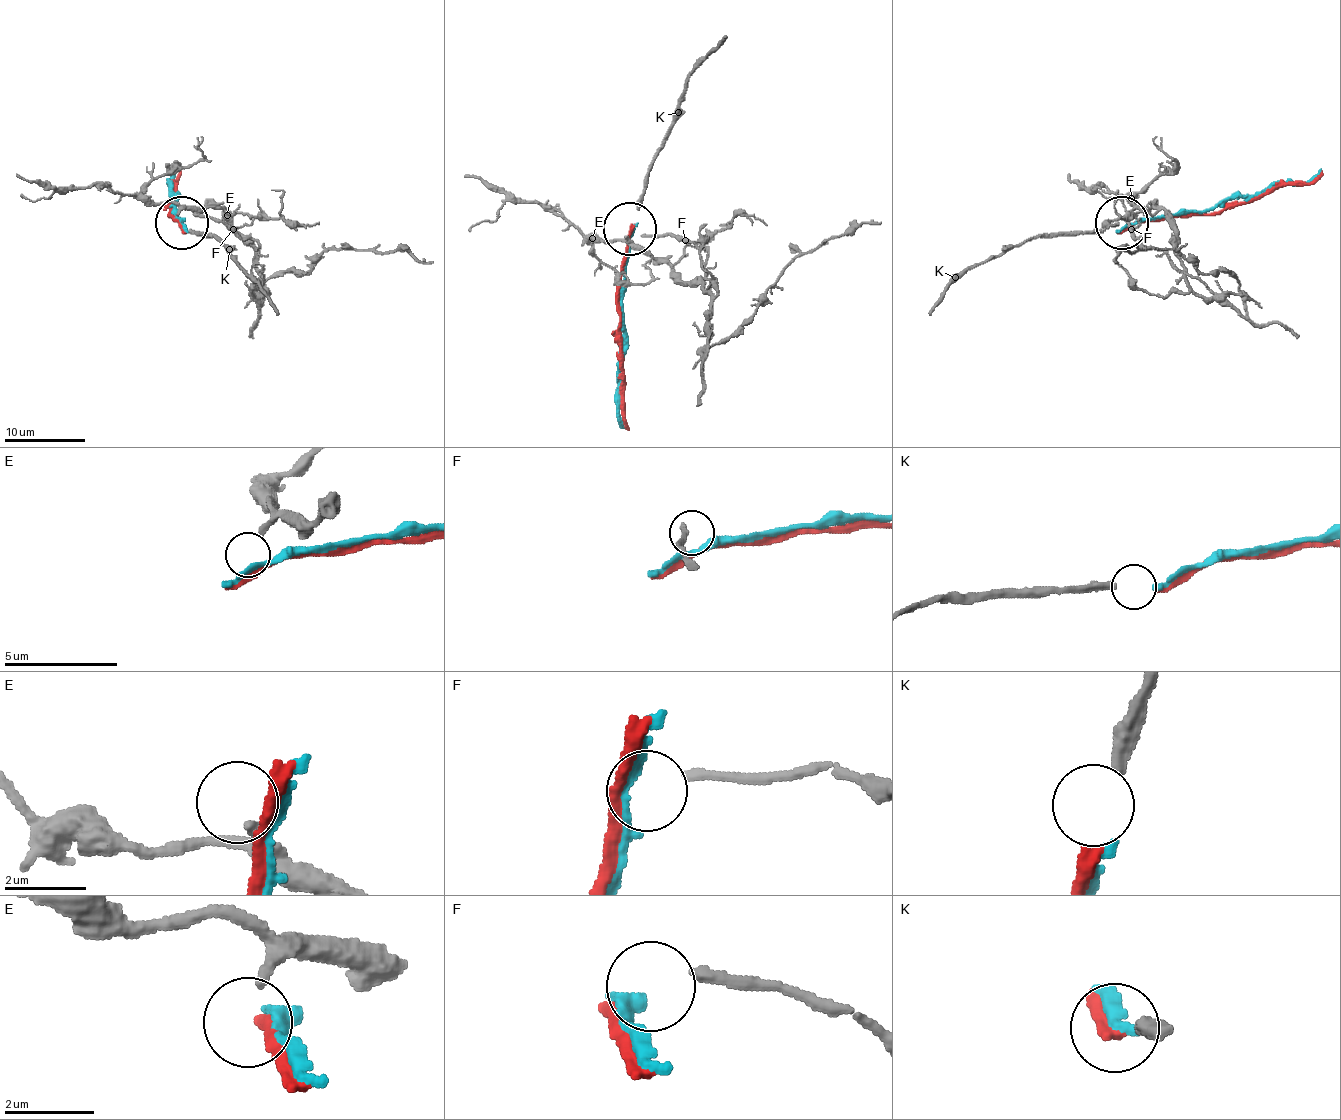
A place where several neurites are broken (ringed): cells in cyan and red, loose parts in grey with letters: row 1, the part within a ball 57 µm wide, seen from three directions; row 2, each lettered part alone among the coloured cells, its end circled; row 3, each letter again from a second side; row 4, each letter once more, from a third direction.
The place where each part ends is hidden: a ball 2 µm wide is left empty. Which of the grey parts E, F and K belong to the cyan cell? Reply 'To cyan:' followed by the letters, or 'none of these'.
To cyan: none of these

